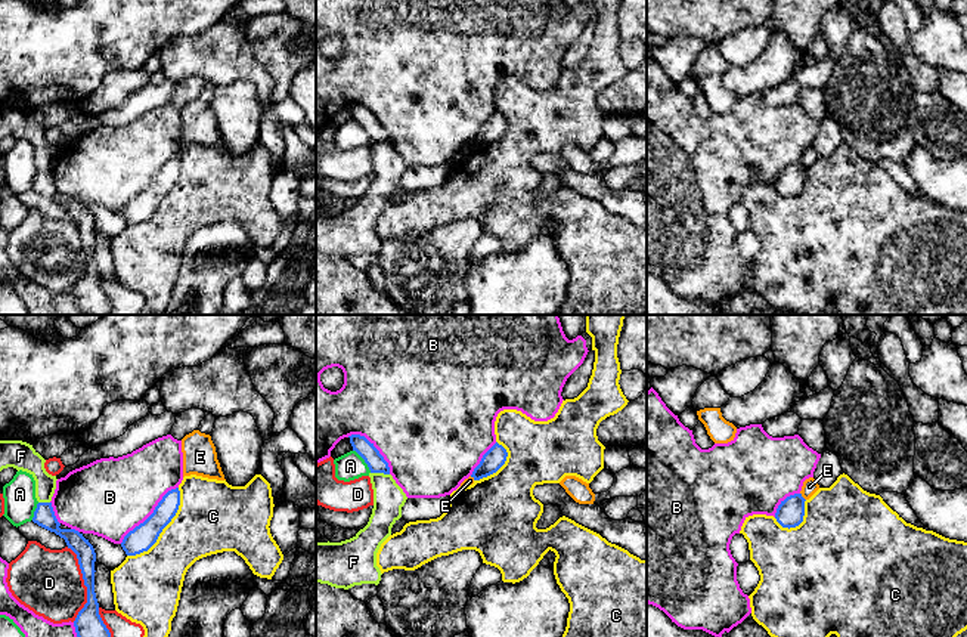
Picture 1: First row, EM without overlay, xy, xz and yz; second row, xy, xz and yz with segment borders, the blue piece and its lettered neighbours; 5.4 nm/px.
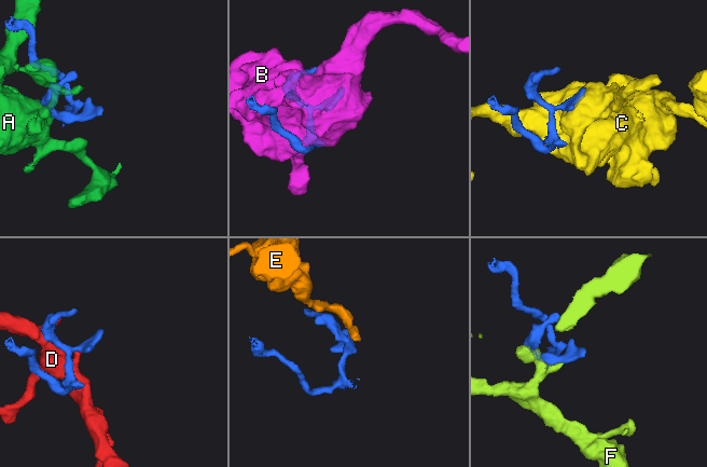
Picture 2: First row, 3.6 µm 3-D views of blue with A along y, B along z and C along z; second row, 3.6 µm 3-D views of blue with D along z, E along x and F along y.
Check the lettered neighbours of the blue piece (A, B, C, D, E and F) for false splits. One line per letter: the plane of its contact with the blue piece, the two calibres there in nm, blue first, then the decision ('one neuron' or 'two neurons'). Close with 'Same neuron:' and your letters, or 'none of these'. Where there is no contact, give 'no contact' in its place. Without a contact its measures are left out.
A: xz | 100/150 nm | two neurons
B: xy | 140/420 nm | two neurons
C: xy | 140/360 nm | two neurons
D: xy | 160/360 nm | two neurons
E: yz | 150/80 nm | two neurons
F: xz | 100/170 nm | two neurons
Same neuron: none of these

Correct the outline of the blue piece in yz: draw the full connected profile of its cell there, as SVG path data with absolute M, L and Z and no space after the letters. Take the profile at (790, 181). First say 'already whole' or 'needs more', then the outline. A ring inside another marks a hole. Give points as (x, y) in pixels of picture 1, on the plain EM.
already whole; M802 163L787 166L777 177L775 188L782 197L796 197L803 191L805 167Z

